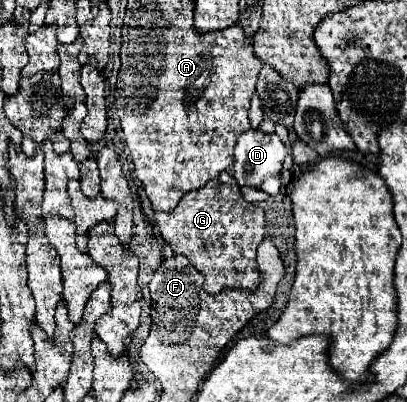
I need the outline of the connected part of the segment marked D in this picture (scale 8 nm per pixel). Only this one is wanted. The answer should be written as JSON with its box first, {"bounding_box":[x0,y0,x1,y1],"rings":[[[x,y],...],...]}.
{"bounding_box":[234,129,288,189],"rings":[[[258,129],[244,131],[234,149],[234,179],[240,187],[260,189],[264,179],[280,175],[288,149],[278,135],[266,135]]]}

